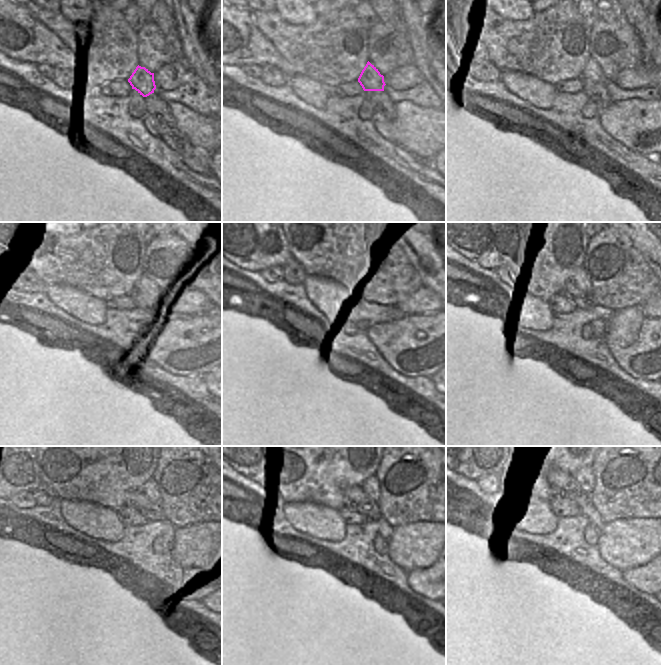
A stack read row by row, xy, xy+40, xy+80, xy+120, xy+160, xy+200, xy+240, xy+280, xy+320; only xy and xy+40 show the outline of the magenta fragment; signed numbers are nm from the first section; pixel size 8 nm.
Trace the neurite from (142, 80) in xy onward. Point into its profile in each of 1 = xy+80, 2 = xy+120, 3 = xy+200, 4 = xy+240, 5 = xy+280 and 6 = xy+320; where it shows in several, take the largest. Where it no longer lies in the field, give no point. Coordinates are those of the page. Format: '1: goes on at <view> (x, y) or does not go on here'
1: goes on at xy+80 (592, 75)
2: goes on at xy+120 (140, 295)
3: goes on at xy+200 (581, 285)
4: goes on at xy+240 (137, 500)
5: goes on at xy+280 (355, 498)
6: goes on at xy+320 (568, 487)

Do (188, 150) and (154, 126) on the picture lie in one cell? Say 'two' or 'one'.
one

